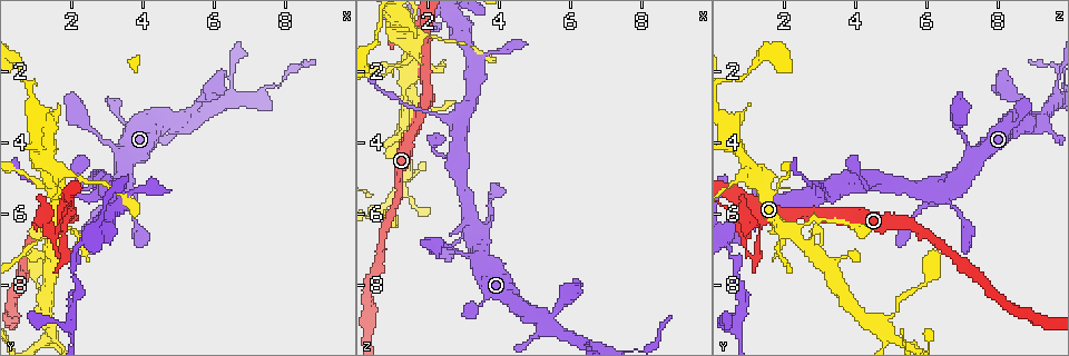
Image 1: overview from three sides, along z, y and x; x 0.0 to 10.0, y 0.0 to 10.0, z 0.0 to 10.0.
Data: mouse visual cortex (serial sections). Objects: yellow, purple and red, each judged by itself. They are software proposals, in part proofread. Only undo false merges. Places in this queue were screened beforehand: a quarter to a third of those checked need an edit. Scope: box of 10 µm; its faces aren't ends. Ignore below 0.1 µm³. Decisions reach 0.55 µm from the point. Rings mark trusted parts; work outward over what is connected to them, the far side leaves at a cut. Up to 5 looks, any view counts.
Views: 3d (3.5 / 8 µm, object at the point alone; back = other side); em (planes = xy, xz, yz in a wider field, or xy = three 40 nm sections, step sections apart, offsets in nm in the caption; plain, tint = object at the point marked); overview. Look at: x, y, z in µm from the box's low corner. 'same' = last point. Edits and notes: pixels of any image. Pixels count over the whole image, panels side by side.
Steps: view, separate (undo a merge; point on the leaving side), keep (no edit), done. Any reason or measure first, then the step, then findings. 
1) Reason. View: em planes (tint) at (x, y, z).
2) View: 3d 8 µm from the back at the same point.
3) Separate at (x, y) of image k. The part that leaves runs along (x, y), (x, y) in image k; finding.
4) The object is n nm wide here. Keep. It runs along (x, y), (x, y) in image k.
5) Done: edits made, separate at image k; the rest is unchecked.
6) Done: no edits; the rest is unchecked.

View: 3d 3.5 µm at (1.75, 7.25, 1.05).

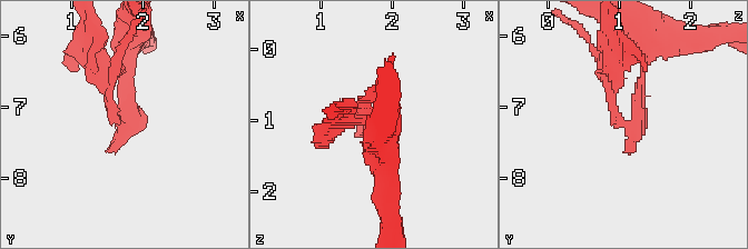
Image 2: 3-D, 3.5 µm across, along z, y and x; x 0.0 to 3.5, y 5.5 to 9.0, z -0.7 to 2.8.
Now the EM. View: em xy step 2 (tint) at (1.70, 7.25, 1.10).

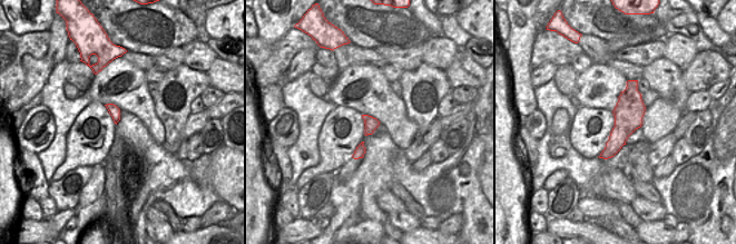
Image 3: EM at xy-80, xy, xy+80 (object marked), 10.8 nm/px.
Separate at (105, 89) of image 2. The part that leaves runs along (117, 122), (84, 30) in image 2; a second cell is stuck on.

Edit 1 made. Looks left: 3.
View: em xy step 3 (tint) at (5.10, 3.45, 8.90).

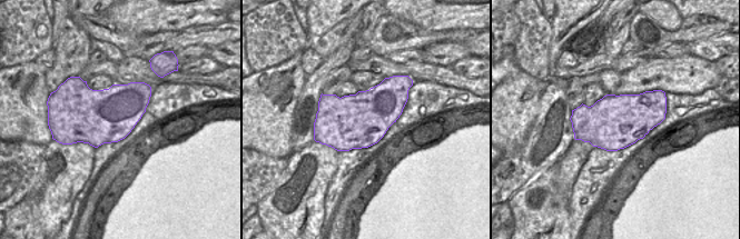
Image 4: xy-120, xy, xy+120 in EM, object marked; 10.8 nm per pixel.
View: 3d 3.5 µm at the same point.

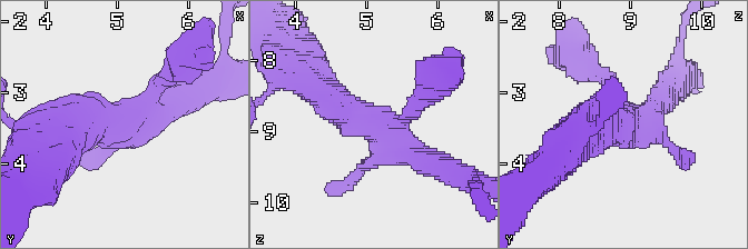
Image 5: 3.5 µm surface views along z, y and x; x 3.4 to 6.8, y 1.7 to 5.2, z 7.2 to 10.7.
Keep. It runs along (313, 85), (436, 163) in image 5; all the same cell.

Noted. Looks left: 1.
Done: edits made, separate at image 2; the rest is unchecked.

